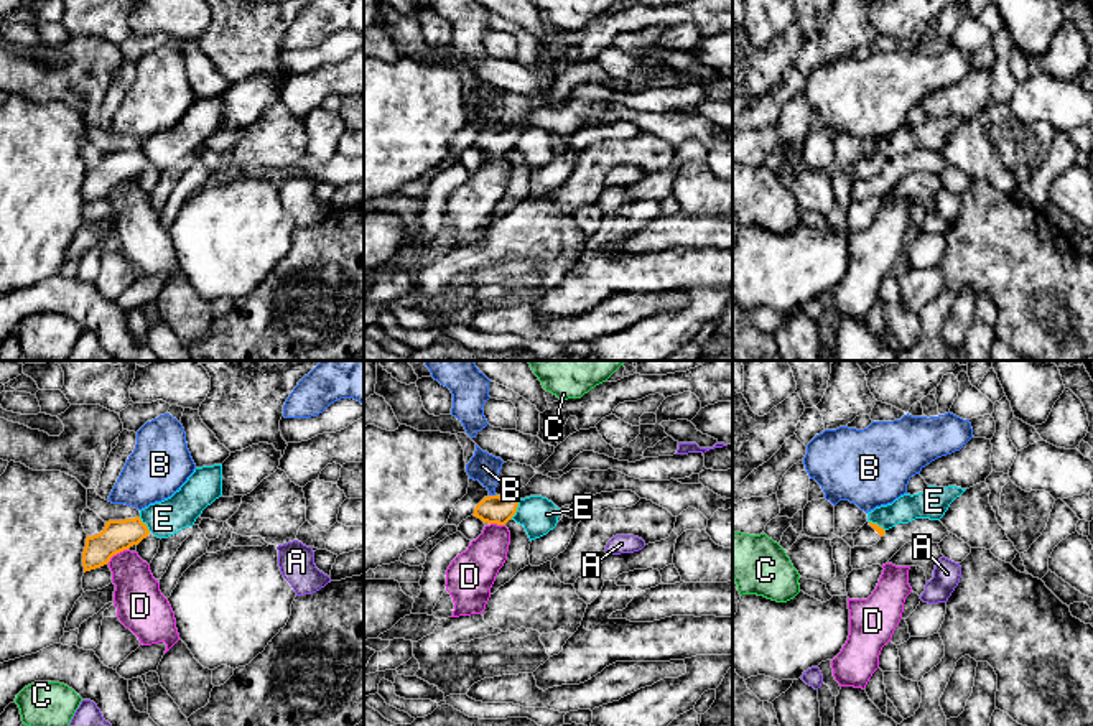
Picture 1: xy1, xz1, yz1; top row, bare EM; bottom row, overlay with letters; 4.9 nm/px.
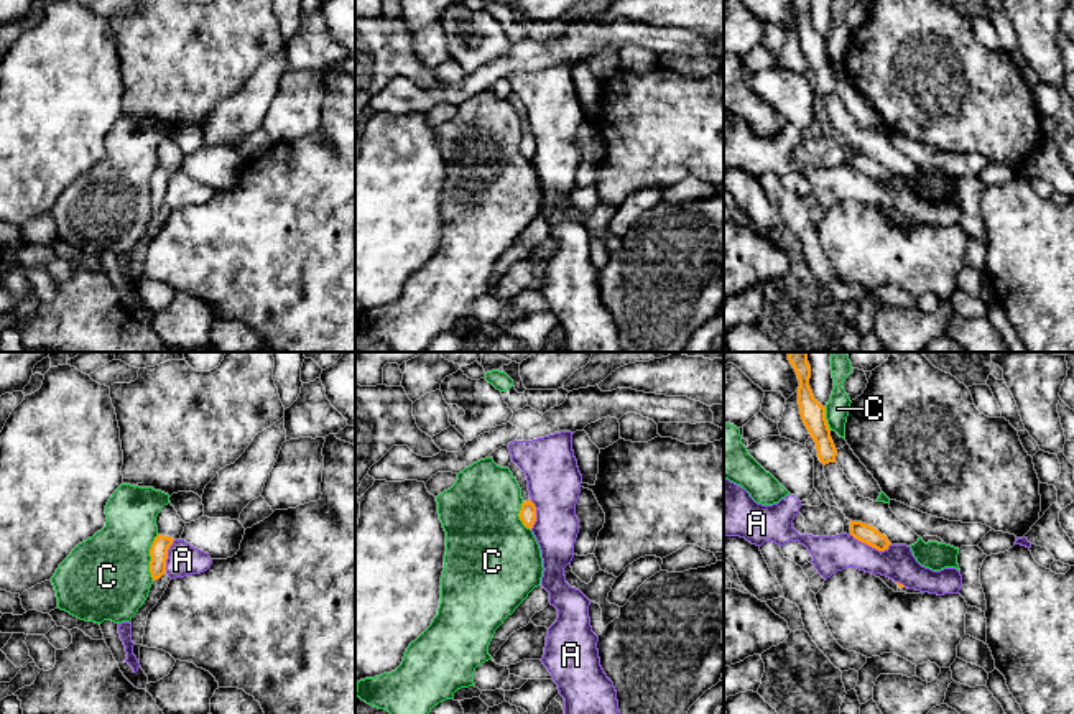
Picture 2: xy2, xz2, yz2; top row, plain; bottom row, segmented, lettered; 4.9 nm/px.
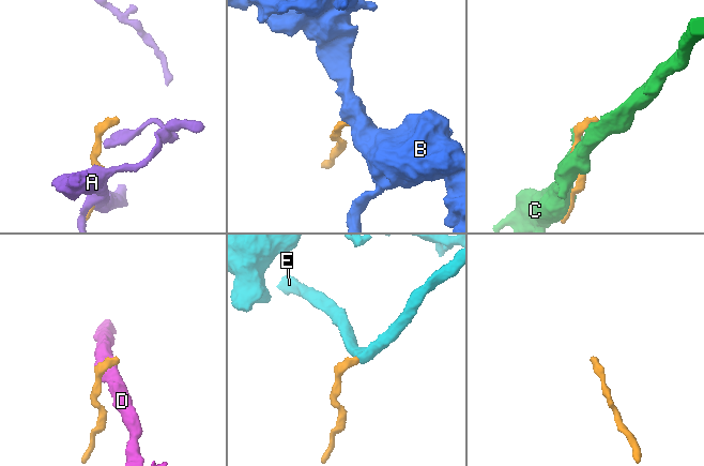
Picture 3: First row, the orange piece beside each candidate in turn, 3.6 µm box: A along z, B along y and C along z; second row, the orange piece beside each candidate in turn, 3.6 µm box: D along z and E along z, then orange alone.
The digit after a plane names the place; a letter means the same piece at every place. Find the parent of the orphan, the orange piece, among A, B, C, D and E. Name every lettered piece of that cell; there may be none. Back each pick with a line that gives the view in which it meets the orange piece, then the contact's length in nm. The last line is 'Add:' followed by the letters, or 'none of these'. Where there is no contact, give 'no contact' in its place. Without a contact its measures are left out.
Add: none of these

